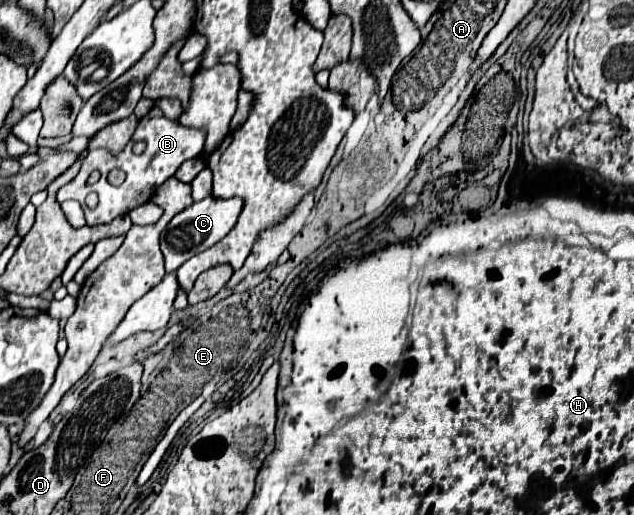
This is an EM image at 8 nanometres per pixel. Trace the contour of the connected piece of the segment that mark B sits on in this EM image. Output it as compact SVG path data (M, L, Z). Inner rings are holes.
M151 108L151 112L147 116L143 116L137 124L137 130L133 134L133 140L119 152L119 154L111 154L109 150L105 148L99 148L99 150L89 150L89 154L85 156L83 164L81 164L81 170L79 174L75 176L73 184L65 184L59 189L56 195L56 199L59 204L66 200L77 200L85 212L85 218L87 218L87 226L95 226L95 224L109 224L113 218L121 216L121 214L129 214L133 208L145 204L157 186L161 186L167 178L171 178L175 174L175 170L189 158L197 158L201 152L203 152L203 144L205 144L205 132L197 130L197 128L187 128L187 126L181 126L179 122L173 122L169 118L163 116L163 112L159 108ZM135 140L143 140L147 144L145 152L141 156L135 156L131 152L131 146ZM113 168L121 168L127 178L121 186L111 186L107 182L107 174L109 170ZM93 170L99 170L101 172L101 178L99 182L87 186L87 178ZM89 192L97 192L99 196L99 204L95 210L89 210L85 206L85 196Z

